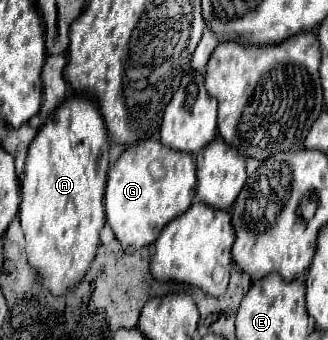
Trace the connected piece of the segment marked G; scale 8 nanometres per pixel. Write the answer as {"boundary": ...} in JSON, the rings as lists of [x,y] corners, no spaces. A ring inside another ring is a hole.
{"boundary":[[[146,140],[134,148],[128,146],[108,172],[104,196],[106,222],[112,226],[122,250],[134,252],[138,248],[150,246],[172,218],[176,218],[180,212],[186,212],[194,192],[196,162],[190,154],[172,154],[172,150],[160,146],[154,140]]]}

